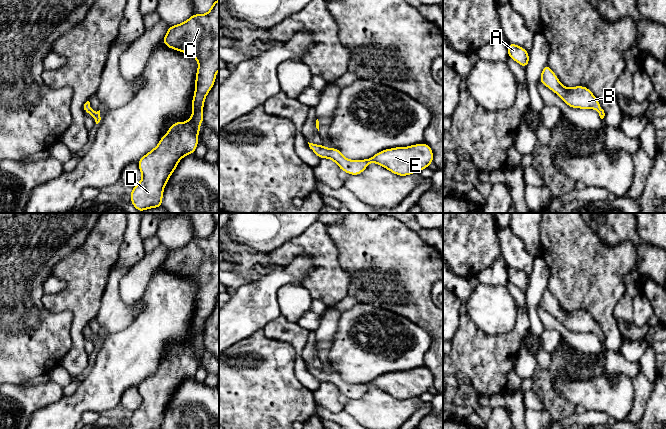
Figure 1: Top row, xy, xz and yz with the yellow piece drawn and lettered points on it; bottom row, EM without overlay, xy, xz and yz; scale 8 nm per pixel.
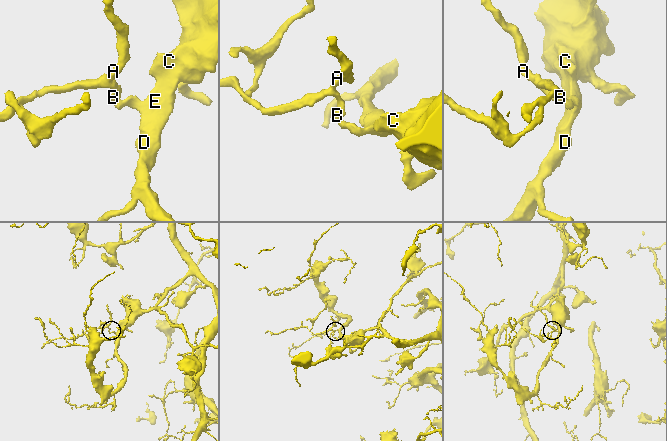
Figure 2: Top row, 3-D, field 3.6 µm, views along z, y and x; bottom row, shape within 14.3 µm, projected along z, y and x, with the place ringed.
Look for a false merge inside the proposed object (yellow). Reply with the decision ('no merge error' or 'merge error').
no merge error

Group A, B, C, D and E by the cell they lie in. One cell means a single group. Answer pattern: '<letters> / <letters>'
A B C D E

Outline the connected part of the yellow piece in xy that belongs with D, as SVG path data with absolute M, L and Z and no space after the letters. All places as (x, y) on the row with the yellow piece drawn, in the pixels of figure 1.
M214 0L211 9L206 14L193 14L185 22L170 26L162 41L168 48L178 50L181 53L188 53L198 62L195 92L192 99L192 116L186 122L172 124L158 145L138 161L142 179L132 188L130 198L131 203L139 212L150 208L163 207L163 190L171 174L179 161L184 156L193 154L197 148L200 124L204 122L203 106L205 98L212 89L216 73L219 70L219 0Z

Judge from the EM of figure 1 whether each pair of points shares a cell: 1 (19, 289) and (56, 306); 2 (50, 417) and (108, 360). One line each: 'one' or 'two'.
1: two
2: one

